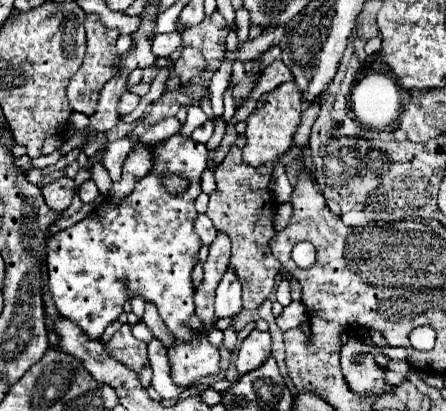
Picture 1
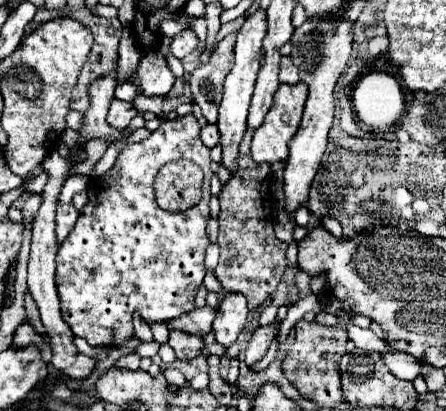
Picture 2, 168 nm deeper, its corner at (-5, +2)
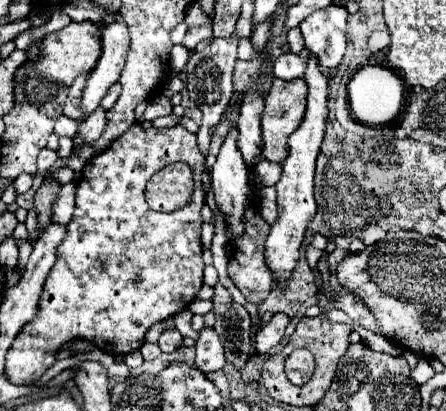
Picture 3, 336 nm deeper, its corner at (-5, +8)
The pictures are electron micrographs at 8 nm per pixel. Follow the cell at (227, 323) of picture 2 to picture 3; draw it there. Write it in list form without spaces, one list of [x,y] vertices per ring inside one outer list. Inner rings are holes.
[[[203,328],[199,334],[199,340],[195,344],[197,356],[195,356],[195,366],[199,370],[215,372],[225,366],[225,346],[223,338],[215,332],[215,328]]]

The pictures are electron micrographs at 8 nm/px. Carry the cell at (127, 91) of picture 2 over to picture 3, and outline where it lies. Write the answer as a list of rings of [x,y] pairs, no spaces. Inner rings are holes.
[[[117,82],[117,84],[113,84],[113,86],[109,88],[109,92],[107,92],[107,96],[105,96],[105,100],[103,100],[103,104],[101,104],[101,106],[103,106],[105,110],[113,108],[113,104],[115,104],[115,102],[119,100],[119,96],[121,96],[121,90],[123,90],[123,88],[121,88],[121,84],[119,84],[119,82]]]

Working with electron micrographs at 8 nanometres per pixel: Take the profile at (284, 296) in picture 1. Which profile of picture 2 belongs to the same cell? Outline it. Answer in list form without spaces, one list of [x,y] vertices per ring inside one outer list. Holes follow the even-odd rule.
[[[281,306],[281,308],[279,308],[279,314],[277,314],[277,318],[275,318],[275,324],[269,324],[269,326],[265,326],[265,328],[259,326],[259,328],[253,332],[253,336],[251,336],[251,340],[249,340],[249,346],[247,346],[247,350],[245,350],[245,362],[247,362],[247,366],[253,366],[255,362],[259,362],[259,360],[265,356],[265,352],[269,350],[273,338],[275,338],[277,332],[279,332],[279,324],[281,324],[281,320],[285,318],[285,314],[287,314],[287,308]]]

